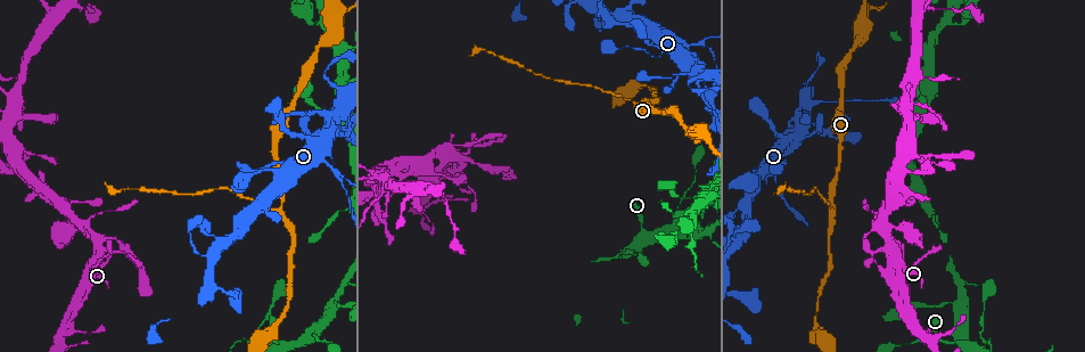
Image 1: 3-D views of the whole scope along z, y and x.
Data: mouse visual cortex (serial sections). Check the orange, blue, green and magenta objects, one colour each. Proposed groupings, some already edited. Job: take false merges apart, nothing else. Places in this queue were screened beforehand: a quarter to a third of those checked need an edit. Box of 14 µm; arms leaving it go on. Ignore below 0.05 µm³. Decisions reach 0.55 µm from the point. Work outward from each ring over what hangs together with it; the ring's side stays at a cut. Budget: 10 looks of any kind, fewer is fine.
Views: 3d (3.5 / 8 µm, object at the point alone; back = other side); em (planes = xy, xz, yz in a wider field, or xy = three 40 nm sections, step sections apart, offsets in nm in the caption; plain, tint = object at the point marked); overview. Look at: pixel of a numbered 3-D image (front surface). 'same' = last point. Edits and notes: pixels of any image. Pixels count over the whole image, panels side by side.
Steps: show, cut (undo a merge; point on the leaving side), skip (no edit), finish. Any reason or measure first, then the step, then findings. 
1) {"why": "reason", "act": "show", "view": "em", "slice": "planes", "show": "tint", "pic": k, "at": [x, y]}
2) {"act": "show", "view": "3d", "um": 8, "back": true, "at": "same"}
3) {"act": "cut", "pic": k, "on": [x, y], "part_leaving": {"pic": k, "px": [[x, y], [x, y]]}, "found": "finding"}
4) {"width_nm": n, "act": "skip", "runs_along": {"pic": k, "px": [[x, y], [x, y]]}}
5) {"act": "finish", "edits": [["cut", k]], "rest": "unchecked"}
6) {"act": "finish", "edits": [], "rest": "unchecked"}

{"why": "thick turns thin", "act": "show", "view": "em", "slice": "xy", "step": 3, "show": "tint", "pic": 1, "at": [805, 131]}

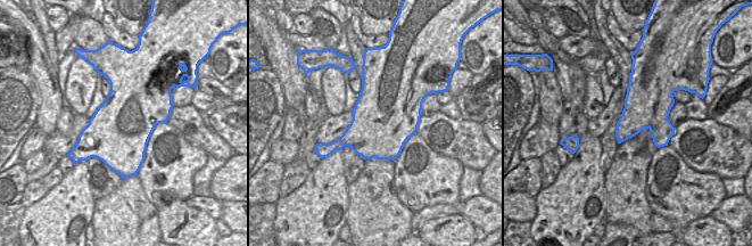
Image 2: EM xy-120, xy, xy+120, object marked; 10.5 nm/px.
{"why": "wider look", "act": "show", "view": "3d", "um": 3.5, "at": "same"}

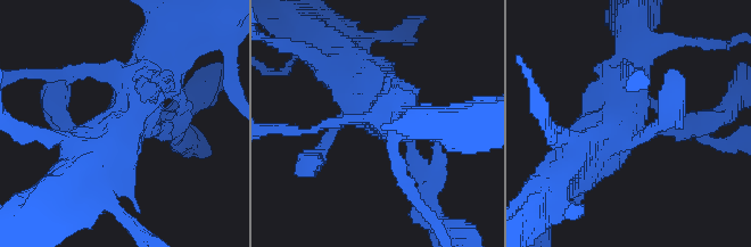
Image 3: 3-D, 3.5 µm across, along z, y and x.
{"act": "skip", "runs_along": {"pic": 3, "px": [[98, 158], [113, 148], [158, 46]]}, "found": "continuous, no second cell"}

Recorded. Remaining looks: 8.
{"why": "arms part here", "act": "show", "view": "3d", "um": 3.5, "back": true, "pic": 1, "at": [834, 209]}

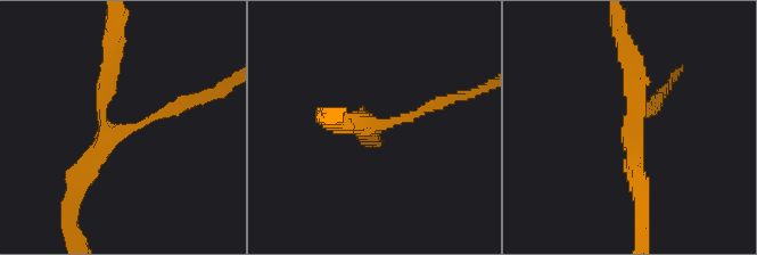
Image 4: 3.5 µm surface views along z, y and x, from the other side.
{"arms": 3, "arm_widths_nm": [150, 250, 300], "why": "need the tissue", "act": "show", "view": "em", "slice": "xy", "step": 3, "show": "plain", "pic": 4, "at": [632, 133]}

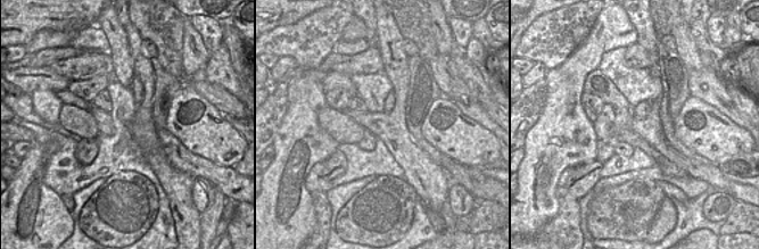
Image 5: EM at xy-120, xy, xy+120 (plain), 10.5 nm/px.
{"act": "show", "view": "em", "slice": "xy", "step": 3, "show": "tint", "at": "same"}

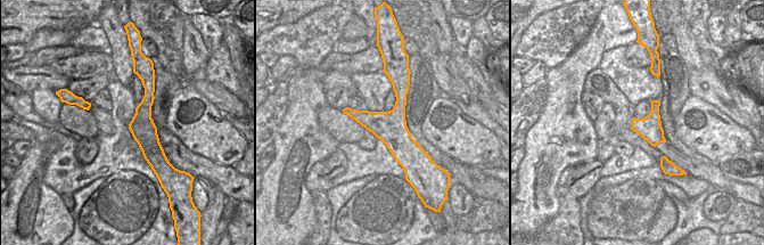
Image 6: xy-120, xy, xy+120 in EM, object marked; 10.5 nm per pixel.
{"act": "skip", "runs_along": {"pic": 6, "px": [[394, 76], [408, 166]]}, "found": "continuous, no second cell"}

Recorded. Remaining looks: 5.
{"why": "thick turns thin", "act": "show", "view": "3d", "um": 3.5, "pic": 1, "at": [699, 46]}

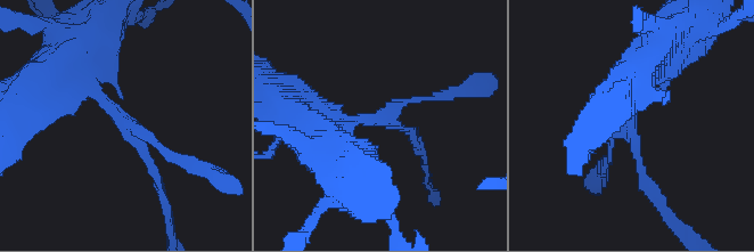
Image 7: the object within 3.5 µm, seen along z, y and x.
{"why": "now the EM", "act": "show", "view": "em", "slice": "planes", "show": "tint", "pic": 7, "at": [383, 118]}

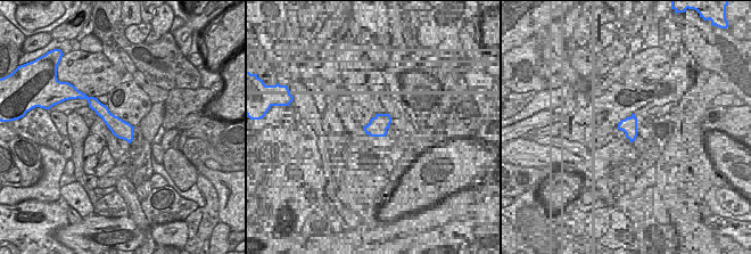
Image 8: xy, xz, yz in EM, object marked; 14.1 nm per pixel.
{"act": "skip", "runs_along": {"pic": 7, "px": [[67, 80], [134, 132], [158, 188]]}, "found": "continuous, no second cell"}

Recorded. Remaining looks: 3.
{"why": "three arms meet", "act": "show", "view": "3d", "um": 8, "pic": 1, "at": [983, 339]}

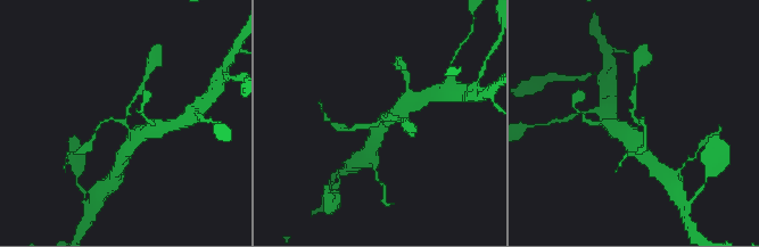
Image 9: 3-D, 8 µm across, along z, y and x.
{"act": "show", "view": "3d", "um": 3.5, "pic": 9, "at": [635, 117]}

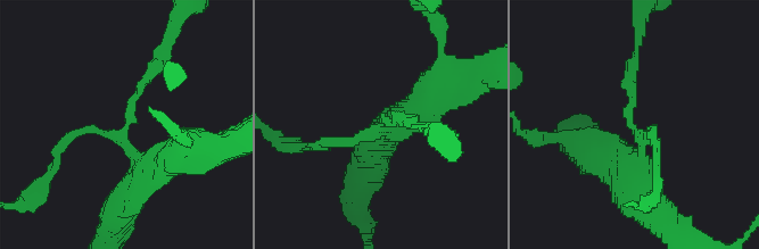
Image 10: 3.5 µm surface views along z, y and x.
{"arms": 3, "arm_widths_nm": [150, 150, 400], "act": "show", "view": "em", "slice": "xy", "step": 5, "show": "tint", "pic": 10, "at": [126, 126]}

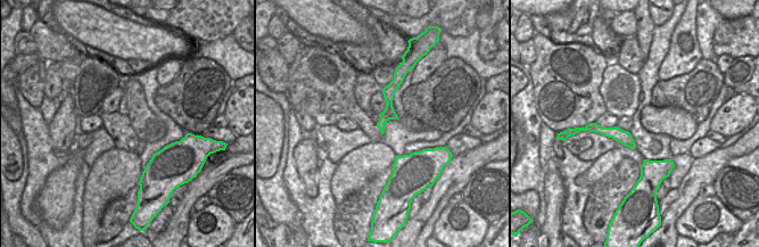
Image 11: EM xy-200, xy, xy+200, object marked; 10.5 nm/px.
{"act": "cut", "pic": 10, "on": [71, 135], "part_leaving": {"pic": 10, "px": [[107, 133], [73, 133], [48, 172]]}, "found": "two cells meet here"}

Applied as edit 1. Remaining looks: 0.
{"act": "finish", "edits": [["cut", 10]], "rest": "unchecked"}

